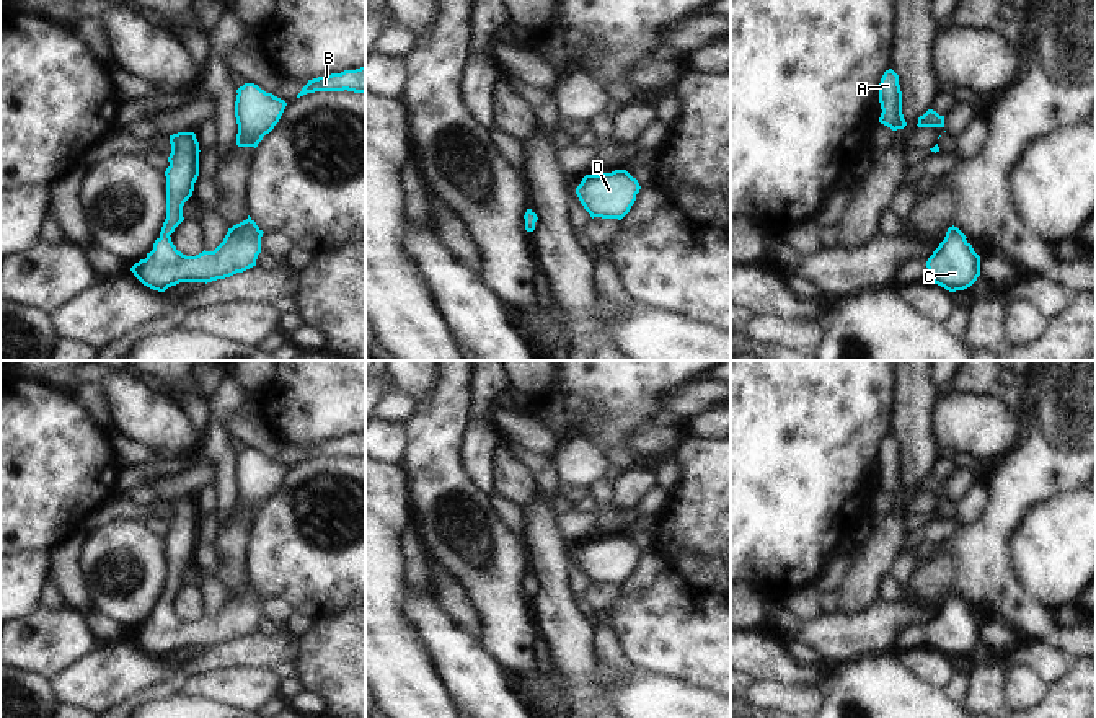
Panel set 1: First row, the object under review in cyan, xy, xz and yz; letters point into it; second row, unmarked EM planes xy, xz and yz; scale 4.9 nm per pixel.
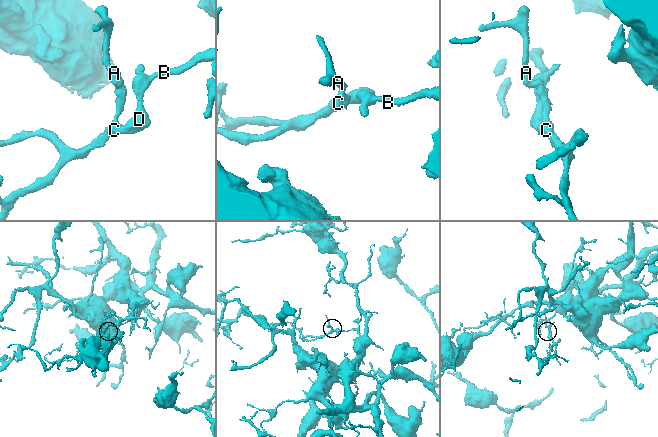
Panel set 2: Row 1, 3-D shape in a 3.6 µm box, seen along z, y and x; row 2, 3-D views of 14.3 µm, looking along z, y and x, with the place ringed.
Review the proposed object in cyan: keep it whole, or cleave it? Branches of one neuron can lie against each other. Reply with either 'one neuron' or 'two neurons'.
one neuron

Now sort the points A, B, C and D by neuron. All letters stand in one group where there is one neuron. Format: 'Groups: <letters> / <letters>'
Groups: A B C D

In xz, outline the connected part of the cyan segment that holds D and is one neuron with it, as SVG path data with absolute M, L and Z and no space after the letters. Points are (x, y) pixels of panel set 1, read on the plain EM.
M626 535L586 540L576 560L590 583L621 586L636 566L641 552Z

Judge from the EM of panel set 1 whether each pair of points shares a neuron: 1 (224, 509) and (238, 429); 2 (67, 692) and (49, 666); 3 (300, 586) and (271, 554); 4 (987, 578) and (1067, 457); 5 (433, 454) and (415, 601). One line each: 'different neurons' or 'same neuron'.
1: different neurons
2: different neurons
3: same neuron
4: same neuron
5: different neurons

